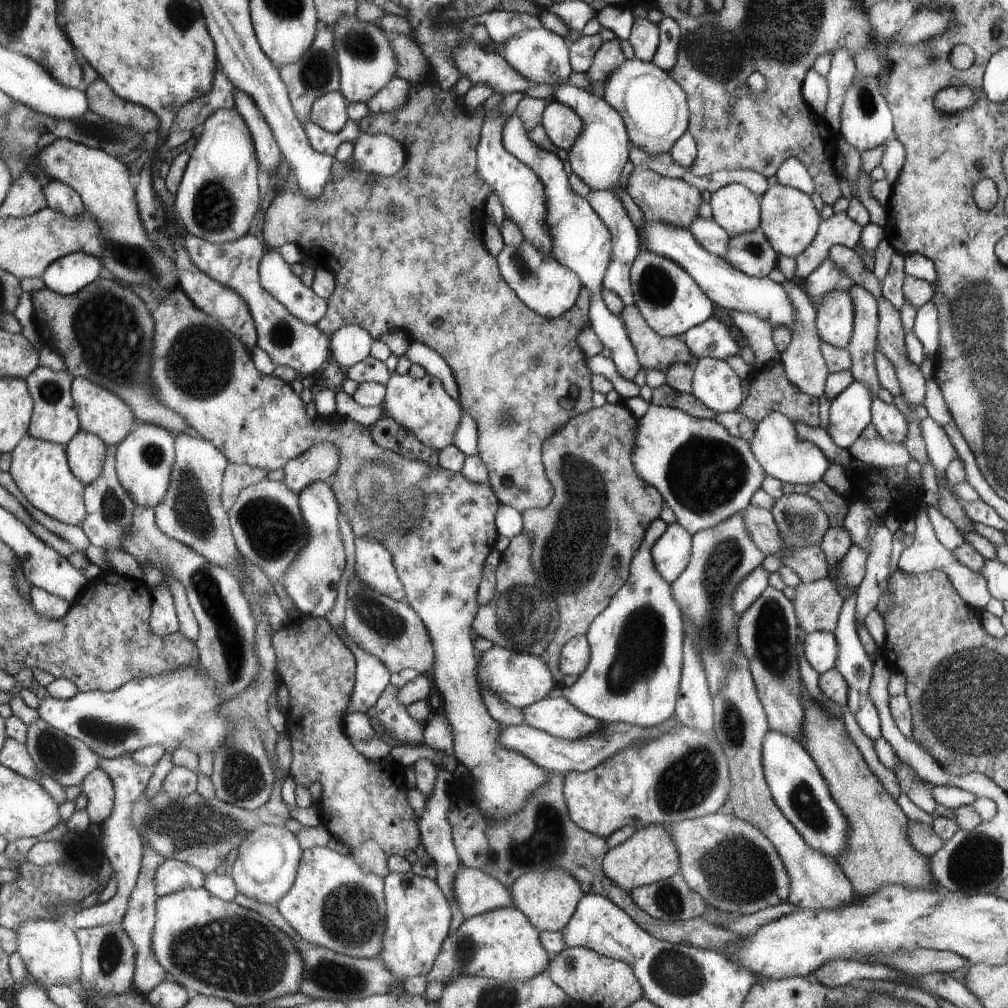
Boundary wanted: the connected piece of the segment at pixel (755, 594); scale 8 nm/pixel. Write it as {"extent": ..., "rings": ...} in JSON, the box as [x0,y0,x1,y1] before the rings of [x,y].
{"extent":[730,566,769,614],"rings":[[[758,566],[736,586],[734,594],[732,594],[732,602],[730,606],[734,608],[734,612],[742,614],[749,606],[764,592],[768,587],[769,572],[766,572],[762,566]]]}

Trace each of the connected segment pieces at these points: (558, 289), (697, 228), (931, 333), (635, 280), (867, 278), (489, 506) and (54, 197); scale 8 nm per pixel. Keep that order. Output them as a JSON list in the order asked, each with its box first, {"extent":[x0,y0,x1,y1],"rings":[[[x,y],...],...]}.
[{"extent":[495,238,584,319],"rings":[[[524,238],[518,248],[510,244],[504,245],[495,257],[501,269],[502,278],[505,278],[506,282],[517,291],[518,298],[521,298],[522,302],[538,315],[548,319],[558,318],[577,304],[581,290],[584,288],[581,279],[574,270],[558,262],[552,256],[552,252],[544,254],[540,248],[536,248],[536,244],[530,244]]]},{"extent":[690,215,730,258],"rings":[[[698,215],[698,218],[694,220],[694,224],[690,224],[691,233],[697,241],[701,243],[706,250],[709,250],[710,254],[723,258],[726,256],[726,250],[728,250],[728,240],[730,235],[714,222],[713,218],[702,218]]]},{"extent":[913,301,939,356],"rings":[[[928,301],[921,306],[914,317],[913,332],[923,346],[924,356],[937,355],[939,333],[938,308],[934,301]]]},{"extent":[630,252,714,337],"rings":[[[639,252],[636,260],[632,262],[630,272],[634,304],[656,334],[663,337],[682,337],[685,332],[712,316],[714,304],[710,302],[709,295],[698,286],[687,270],[674,260],[656,252]]]},{"extent":[828,245,882,303],"rings":[[[834,245],[828,252],[828,258],[836,262],[846,272],[846,276],[850,276],[854,285],[860,285],[872,292],[878,303],[878,299],[882,296],[881,283],[874,276],[873,270],[867,268],[864,259],[857,251],[846,246]]]},{"extent":[150,286,550,822],"rings":[[[180,286],[174,288],[170,296],[166,296],[162,302],[159,302],[158,308],[152,313],[154,317],[154,349],[152,354],[152,368],[150,368],[150,376],[152,376],[152,382],[154,382],[154,396],[158,402],[162,402],[166,408],[178,412],[182,418],[188,420],[188,426],[192,429],[192,433],[198,434],[200,437],[209,440],[214,443],[219,451],[229,462],[236,462],[238,464],[249,464],[251,467],[264,468],[264,470],[278,470],[278,468],[284,468],[286,464],[293,458],[301,456],[306,453],[306,450],[311,450],[314,444],[320,444],[320,442],[332,442],[336,448],[338,448],[338,458],[340,458],[340,464],[338,464],[338,470],[334,472],[334,476],[330,477],[327,482],[333,487],[334,494],[337,495],[337,500],[341,504],[341,512],[345,514],[350,520],[350,526],[354,536],[370,536],[378,542],[382,542],[386,548],[388,548],[390,554],[394,558],[394,566],[397,569],[397,574],[401,578],[402,586],[405,587],[406,596],[404,600],[409,603],[411,607],[419,615],[421,615],[422,622],[429,629],[429,636],[434,644],[434,654],[436,654],[436,660],[434,661],[434,678],[432,682],[438,692],[440,692],[441,701],[443,704],[444,712],[450,726],[452,726],[452,734],[454,734],[454,755],[458,759],[459,764],[463,764],[469,769],[469,774],[472,775],[474,780],[474,794],[478,800],[478,808],[492,820],[496,822],[504,822],[506,818],[510,818],[512,814],[518,814],[526,802],[530,800],[530,796],[540,788],[544,786],[548,780],[550,780],[550,774],[546,768],[538,766],[537,763],[532,762],[525,755],[514,750],[508,750],[508,748],[502,748],[498,744],[498,734],[500,730],[506,726],[506,723],[498,722],[497,719],[490,714],[489,708],[485,705],[484,698],[480,698],[480,684],[478,684],[478,672],[476,672],[476,650],[472,646],[472,625],[474,620],[474,612],[479,610],[481,606],[478,606],[478,588],[481,586],[482,574],[484,573],[485,561],[490,554],[490,550],[494,549],[494,542],[498,538],[498,532],[496,532],[496,525],[494,520],[497,520],[498,511],[498,497],[494,492],[494,489],[488,483],[476,484],[476,482],[470,482],[470,479],[464,478],[462,473],[455,473],[440,468],[432,468],[430,464],[422,462],[422,460],[410,460],[410,458],[404,458],[396,452],[391,450],[384,450],[380,448],[378,444],[374,444],[372,440],[372,434],[370,434],[370,427],[357,423],[353,419],[337,417],[336,415],[327,416],[322,420],[317,419],[317,414],[312,412],[307,404],[304,404],[299,394],[296,394],[292,389],[291,383],[284,382],[281,378],[272,375],[262,374],[257,368],[257,363],[254,362],[252,354],[253,350],[248,350],[240,340],[238,340],[239,334],[232,334],[222,322],[214,320],[211,316],[208,316],[203,310],[200,310],[190,300],[190,297],[181,289]]]},{"extent":[45,179,87,218],"rings":[[[55,179],[45,187],[47,197],[49,198],[49,206],[53,209],[64,212],[70,218],[82,216],[87,210],[85,200],[82,195],[70,186],[68,182],[62,182],[60,179]]]}]

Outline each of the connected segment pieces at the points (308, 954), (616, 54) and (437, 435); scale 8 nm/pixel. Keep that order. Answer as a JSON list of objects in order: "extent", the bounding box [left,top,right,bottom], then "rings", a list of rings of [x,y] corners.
[{"extent":[233,893,428,1001],"rings":[[[240,893],[237,894],[237,897],[233,901],[237,902],[238,906],[257,911],[258,914],[269,919],[270,922],[273,922],[274,926],[285,931],[294,940],[294,944],[301,951],[302,958],[306,960],[306,980],[302,982],[299,990],[299,992],[306,994],[306,996],[329,1001],[358,1000],[367,996],[388,994],[392,990],[392,986],[396,986],[396,984],[400,984],[406,992],[414,994],[414,996],[420,996],[420,994],[425,994],[426,992],[426,986],[428,985],[426,975],[410,976],[406,980],[396,980],[394,974],[390,974],[390,970],[386,970],[386,964],[380,959],[359,959],[344,956],[343,954],[336,954],[336,952],[332,952],[328,948],[322,948],[322,946],[316,946],[316,944],[306,942],[298,934],[298,931],[294,930],[294,927],[290,926],[289,922],[286,922],[281,911],[271,904],[258,902],[258,900],[248,898],[248,896]]]},{"extent":[586,38,625,88],"rings":[[[612,38],[606,40],[596,52],[592,66],[586,72],[590,84],[594,88],[601,88],[608,80],[608,74],[612,76],[612,72],[618,70],[618,66],[625,60],[625,54],[620,46],[620,38]]]},{"extent":[382,373,462,451],"rings":[[[393,373],[386,384],[386,396],[385,401],[382,402],[382,410],[385,416],[392,418],[404,430],[414,434],[422,444],[428,448],[435,448],[437,451],[454,442],[454,434],[457,433],[462,420],[460,401],[449,394],[439,378],[430,376],[428,373],[421,379]]]}]

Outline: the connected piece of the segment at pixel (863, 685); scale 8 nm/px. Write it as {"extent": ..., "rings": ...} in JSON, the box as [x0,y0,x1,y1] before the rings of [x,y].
{"extent":[833,592,881,741],"rings":[[[854,592],[848,600],[844,600],[837,620],[836,630],[833,632],[836,642],[838,642],[838,658],[836,658],[835,668],[841,671],[842,676],[849,683],[848,708],[854,713],[858,726],[874,741],[881,737],[881,717],[876,704],[869,697],[869,686],[873,680],[873,663],[868,654],[866,654],[864,645],[858,636],[856,618],[854,616],[856,598],[857,592]]]}

